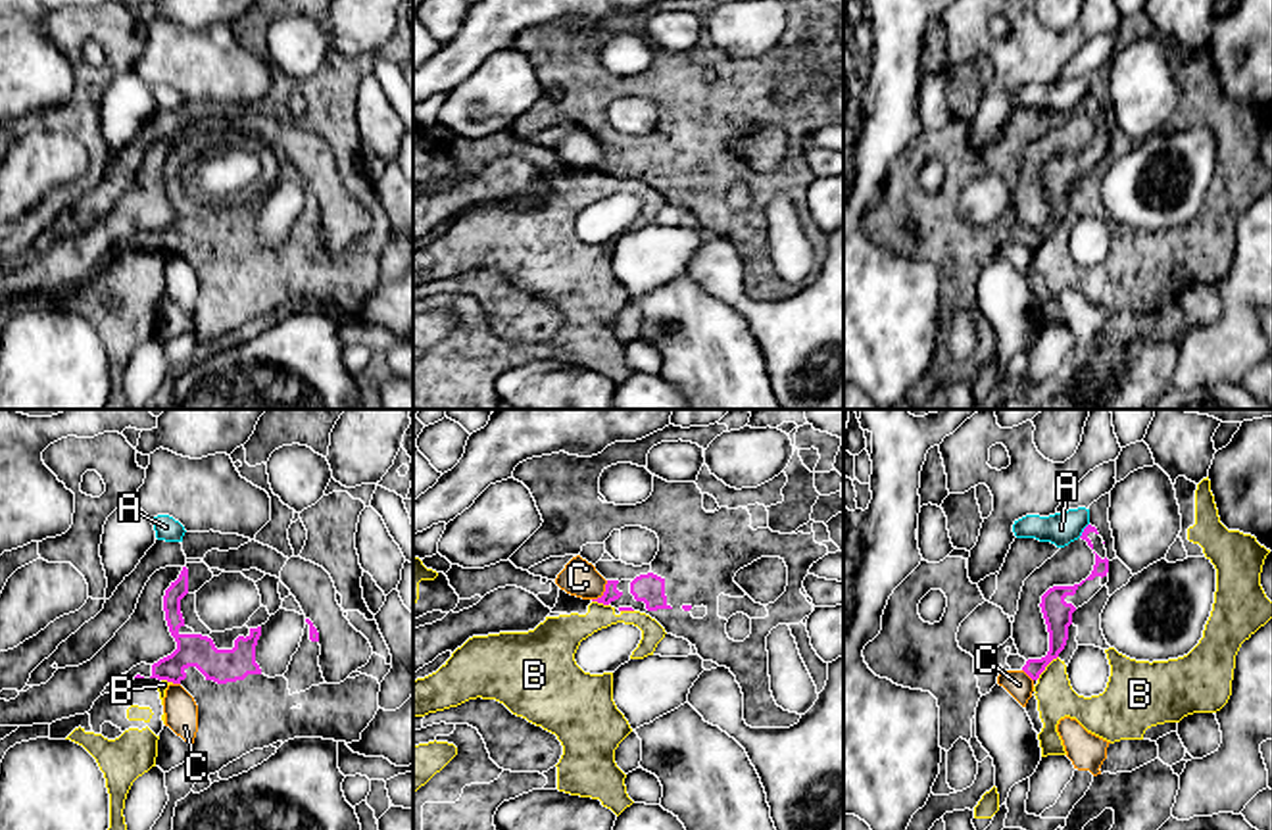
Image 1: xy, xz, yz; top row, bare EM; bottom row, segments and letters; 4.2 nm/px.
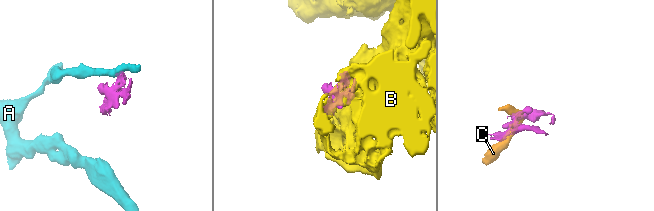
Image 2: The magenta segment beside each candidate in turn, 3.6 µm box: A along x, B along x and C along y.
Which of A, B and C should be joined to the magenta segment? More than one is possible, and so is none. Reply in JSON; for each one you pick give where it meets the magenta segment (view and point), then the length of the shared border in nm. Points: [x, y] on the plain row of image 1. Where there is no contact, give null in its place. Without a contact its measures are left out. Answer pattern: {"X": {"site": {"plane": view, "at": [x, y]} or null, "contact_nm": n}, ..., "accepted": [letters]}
{"accepted": []}

